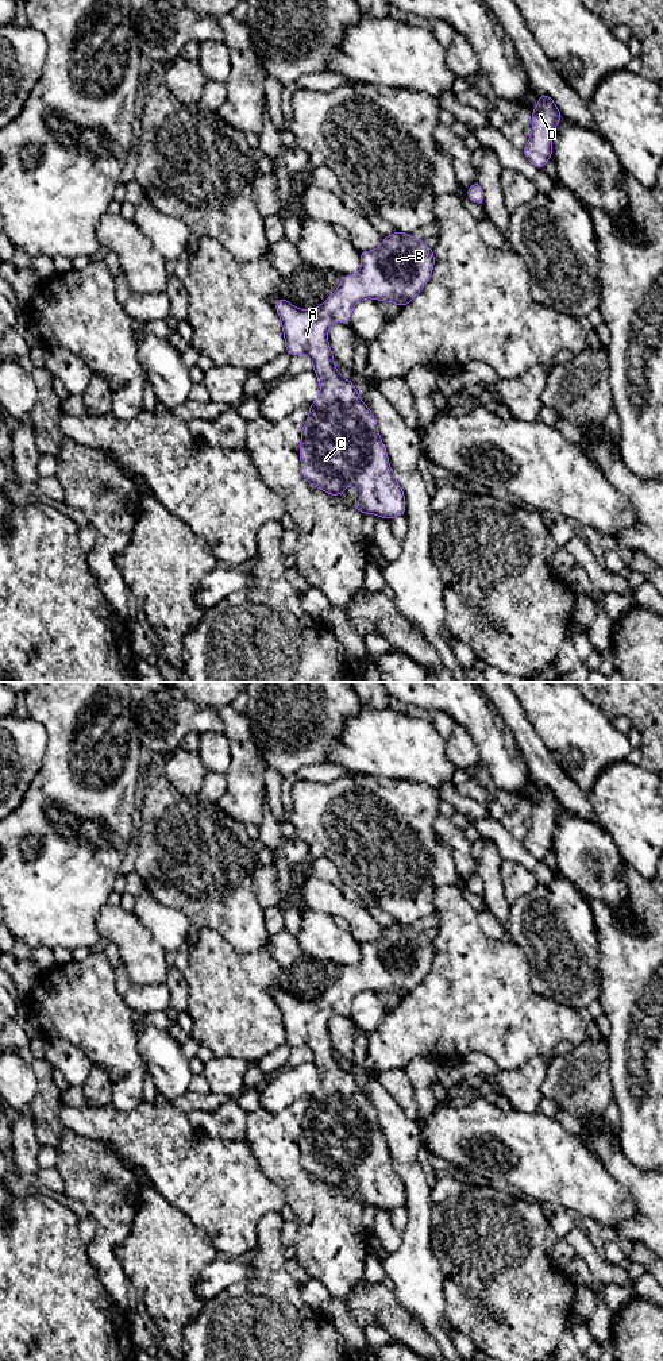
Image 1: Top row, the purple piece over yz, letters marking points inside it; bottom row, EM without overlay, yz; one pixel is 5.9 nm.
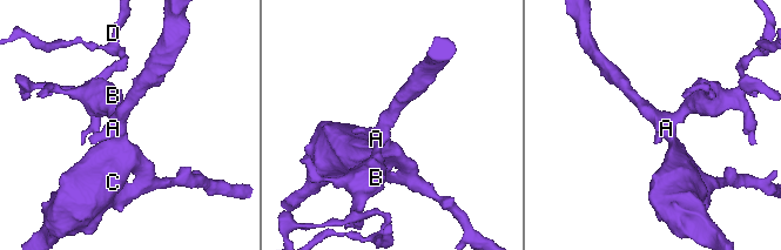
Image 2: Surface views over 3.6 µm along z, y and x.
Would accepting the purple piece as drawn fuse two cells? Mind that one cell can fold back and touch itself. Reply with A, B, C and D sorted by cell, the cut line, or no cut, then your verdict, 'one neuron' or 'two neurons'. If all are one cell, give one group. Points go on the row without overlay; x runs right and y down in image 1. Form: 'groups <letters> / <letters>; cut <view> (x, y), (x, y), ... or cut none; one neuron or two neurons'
groups A B C D; cut none; one neuron

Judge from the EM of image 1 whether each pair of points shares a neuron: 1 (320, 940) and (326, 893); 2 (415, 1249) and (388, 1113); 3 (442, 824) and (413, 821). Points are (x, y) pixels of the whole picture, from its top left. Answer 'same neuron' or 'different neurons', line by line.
1: different neurons
2: same neuron
3: different neurons

